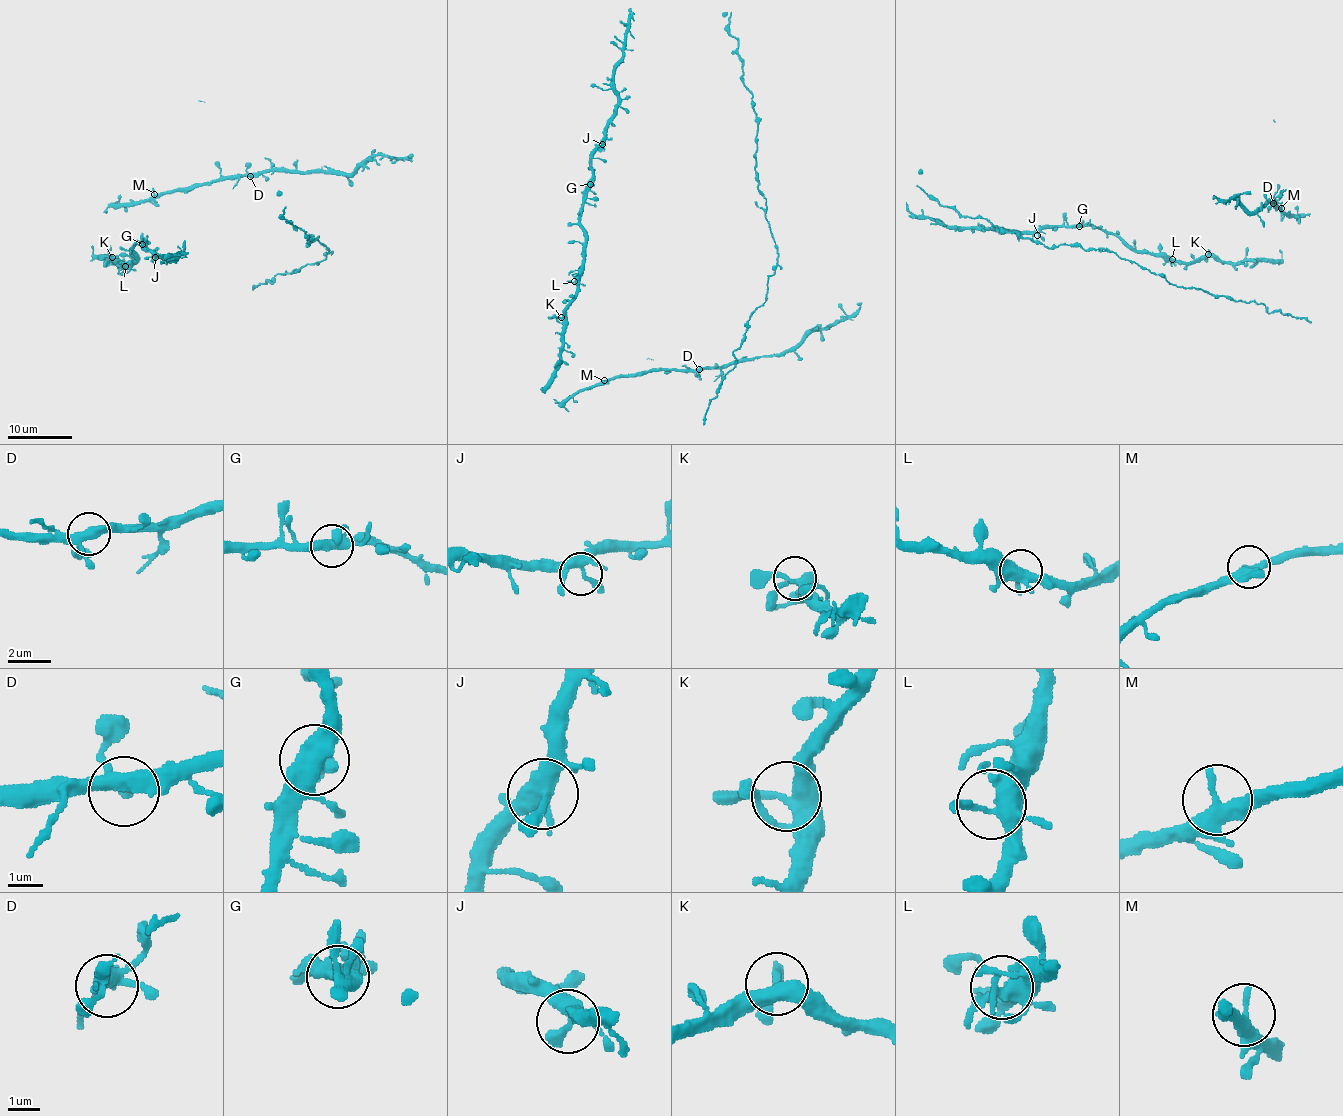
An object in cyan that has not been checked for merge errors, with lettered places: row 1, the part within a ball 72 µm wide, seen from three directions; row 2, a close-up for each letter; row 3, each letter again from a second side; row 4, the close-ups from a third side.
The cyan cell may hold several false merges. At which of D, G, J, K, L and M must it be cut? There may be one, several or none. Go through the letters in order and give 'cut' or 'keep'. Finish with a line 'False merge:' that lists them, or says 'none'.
D: keep
G: keep
J: keep
K: keep
L: keep
M: keep
False merge: none

